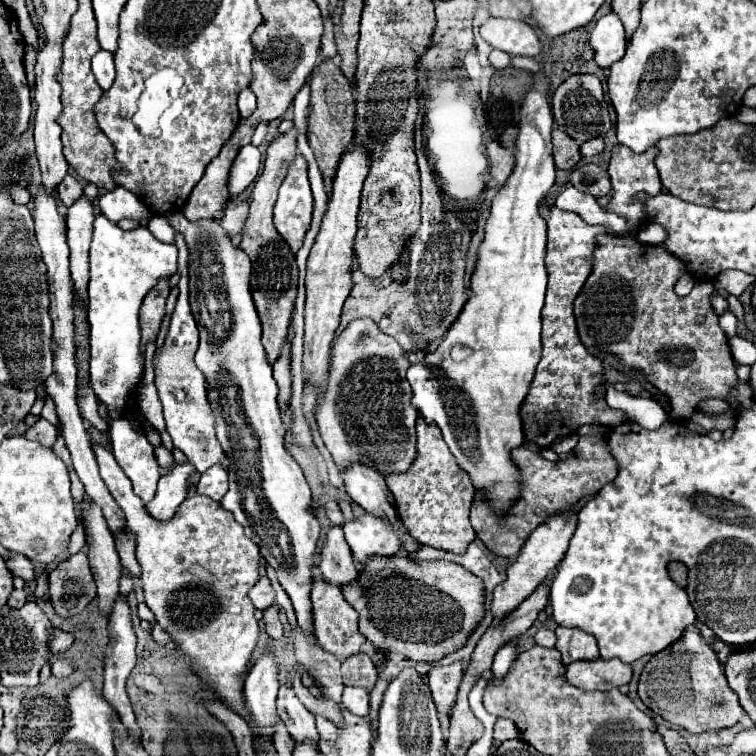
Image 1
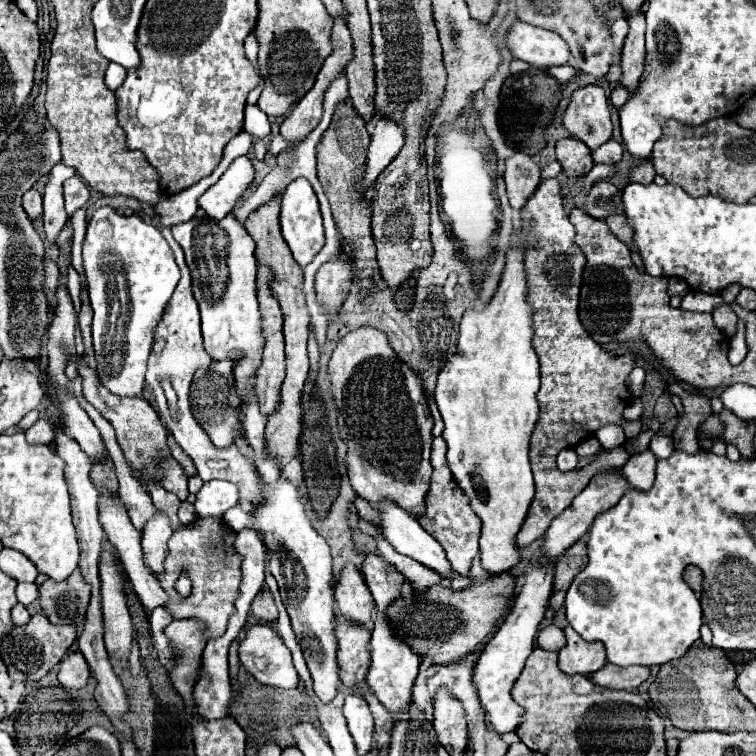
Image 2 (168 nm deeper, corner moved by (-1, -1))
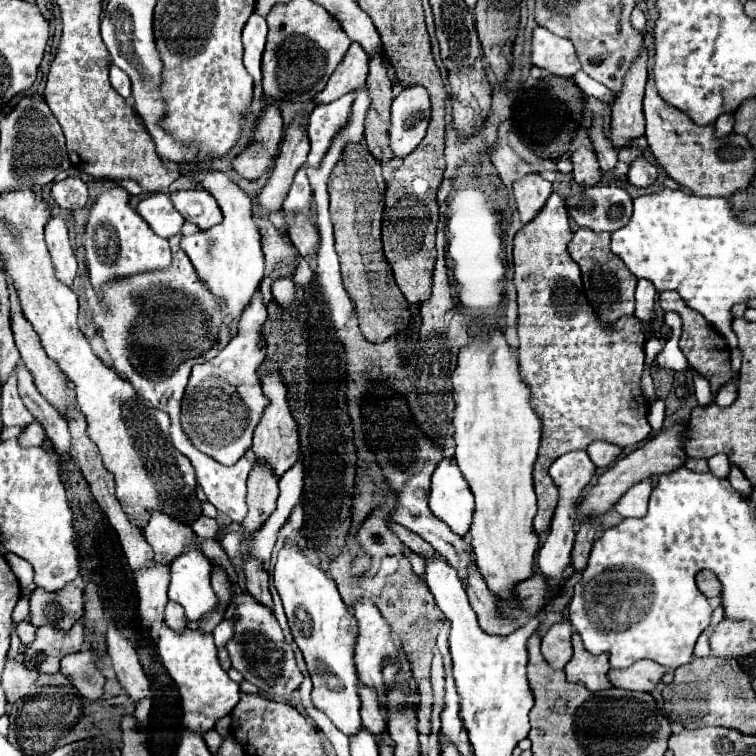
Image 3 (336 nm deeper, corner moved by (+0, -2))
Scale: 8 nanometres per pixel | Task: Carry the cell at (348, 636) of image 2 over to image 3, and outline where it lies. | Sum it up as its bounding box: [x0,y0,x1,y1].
[357,681,385,739]

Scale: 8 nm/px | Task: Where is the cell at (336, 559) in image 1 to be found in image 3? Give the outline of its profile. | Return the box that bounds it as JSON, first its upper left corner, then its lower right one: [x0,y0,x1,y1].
[353,599,399,703]

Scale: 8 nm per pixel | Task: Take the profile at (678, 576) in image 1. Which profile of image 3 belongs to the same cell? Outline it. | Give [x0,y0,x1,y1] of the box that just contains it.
[695,571,721,599]

